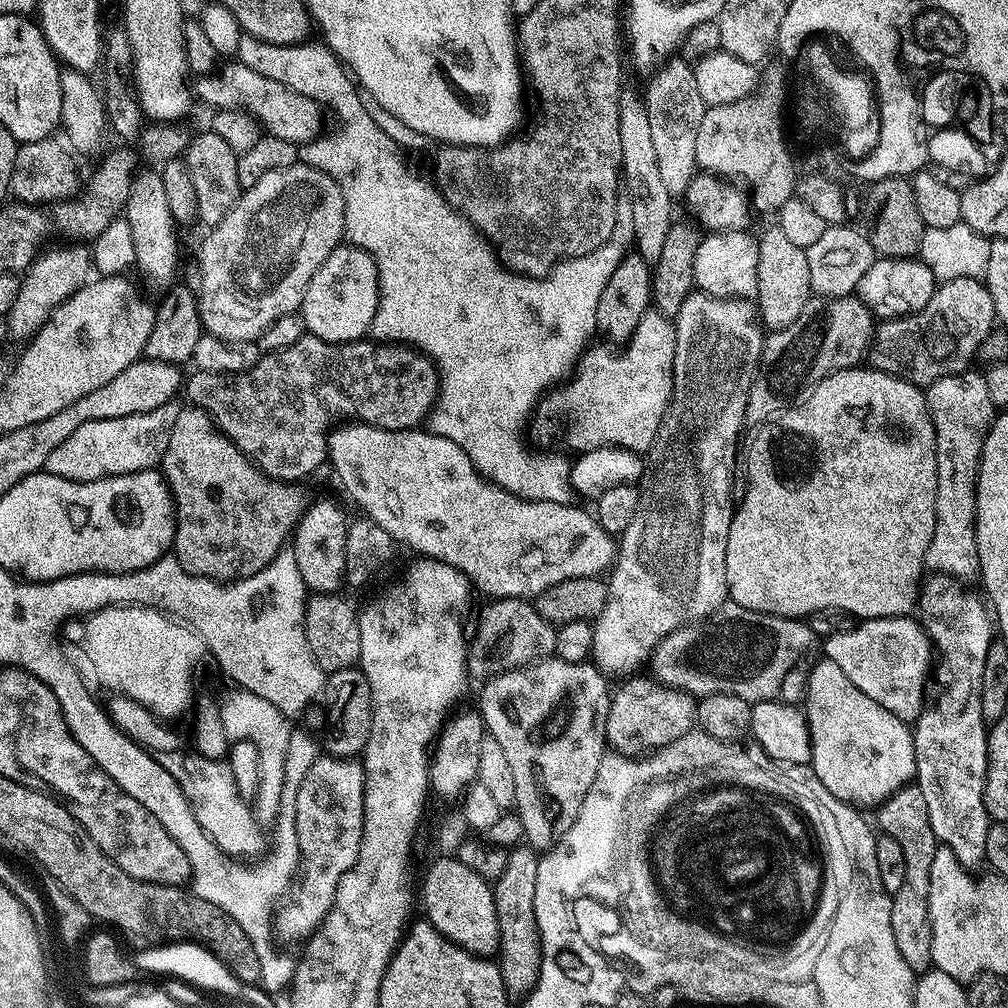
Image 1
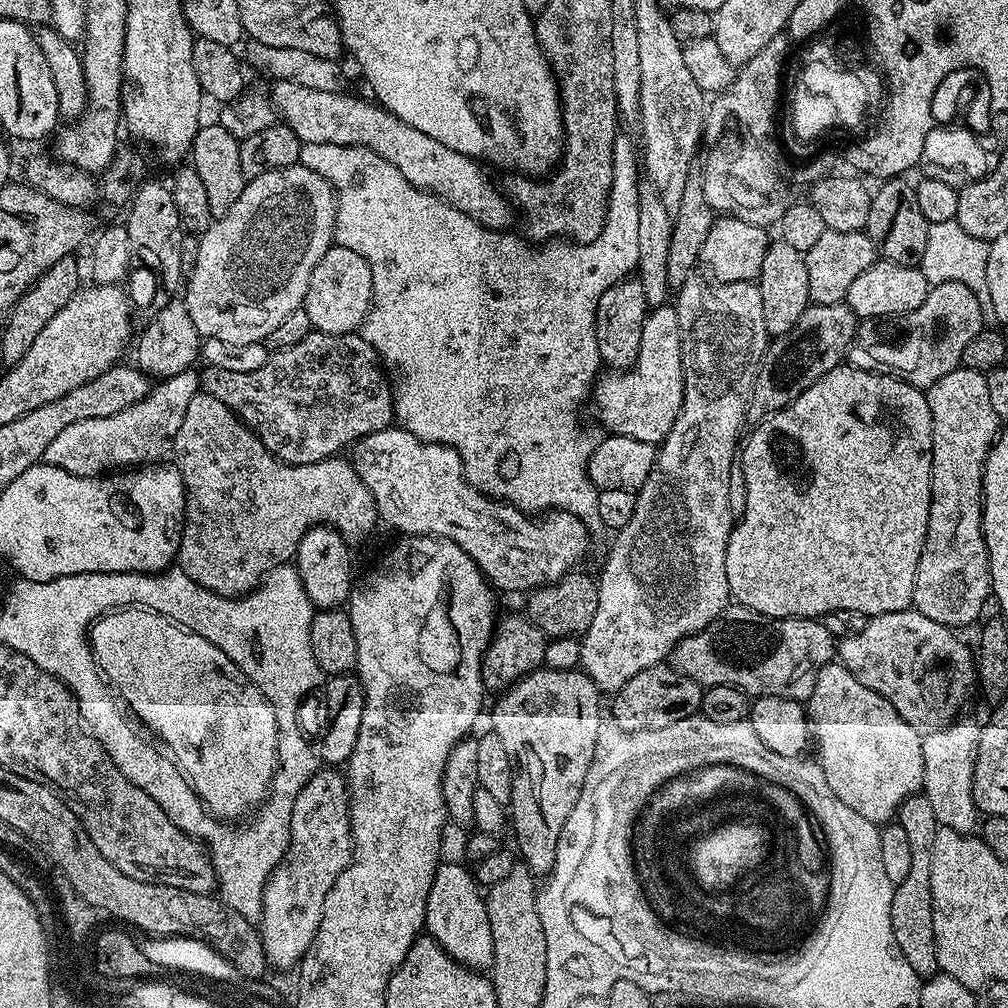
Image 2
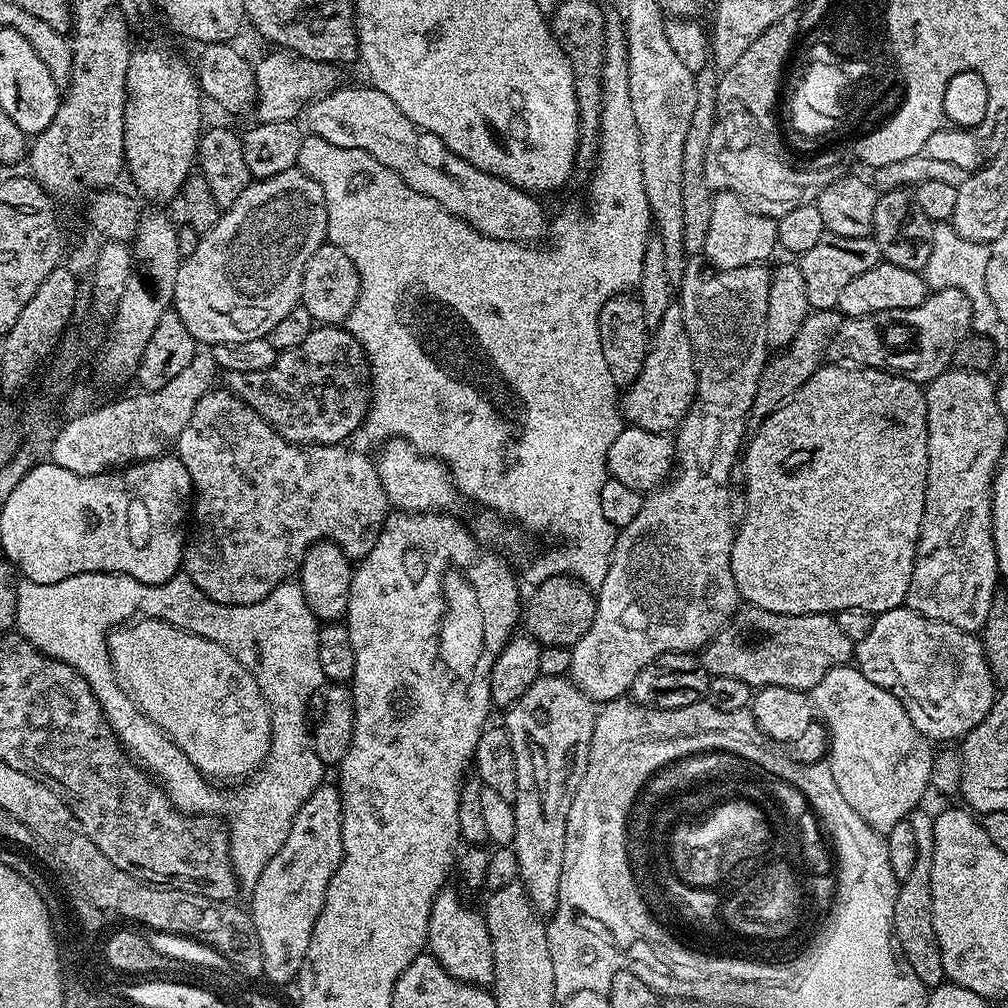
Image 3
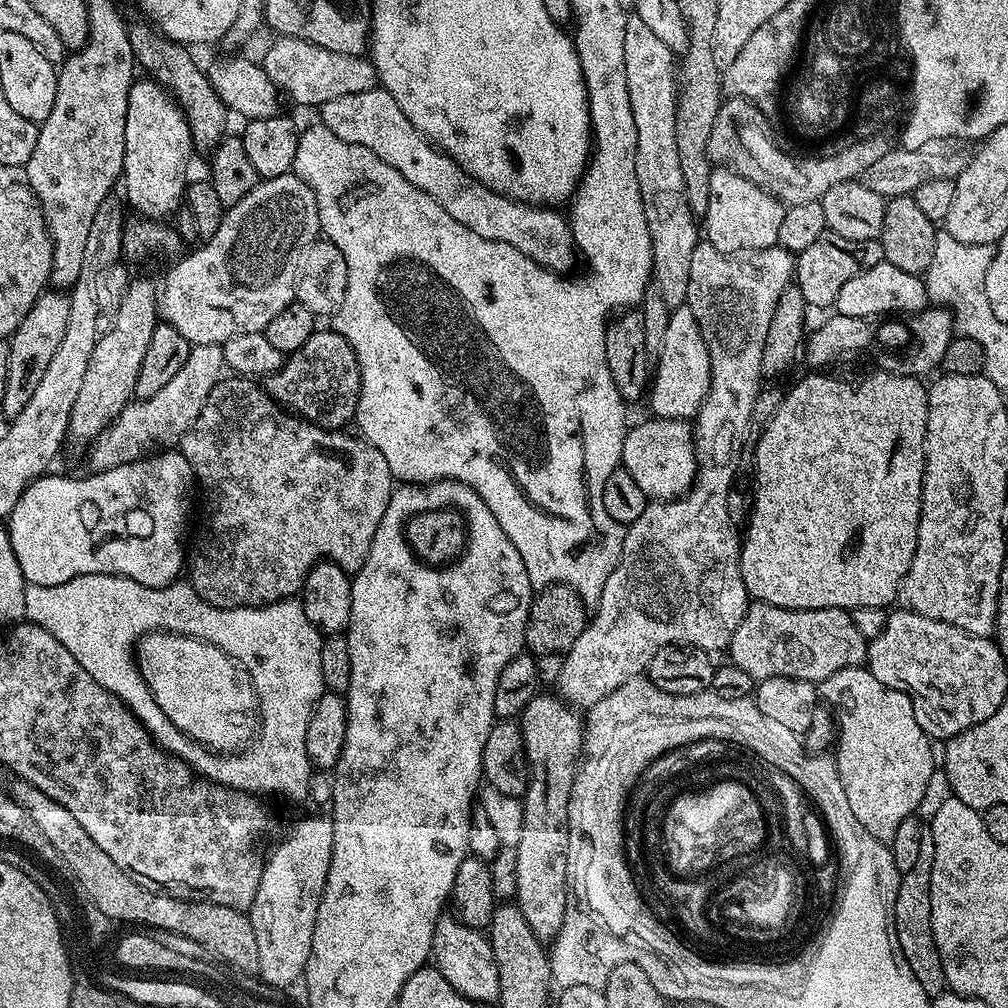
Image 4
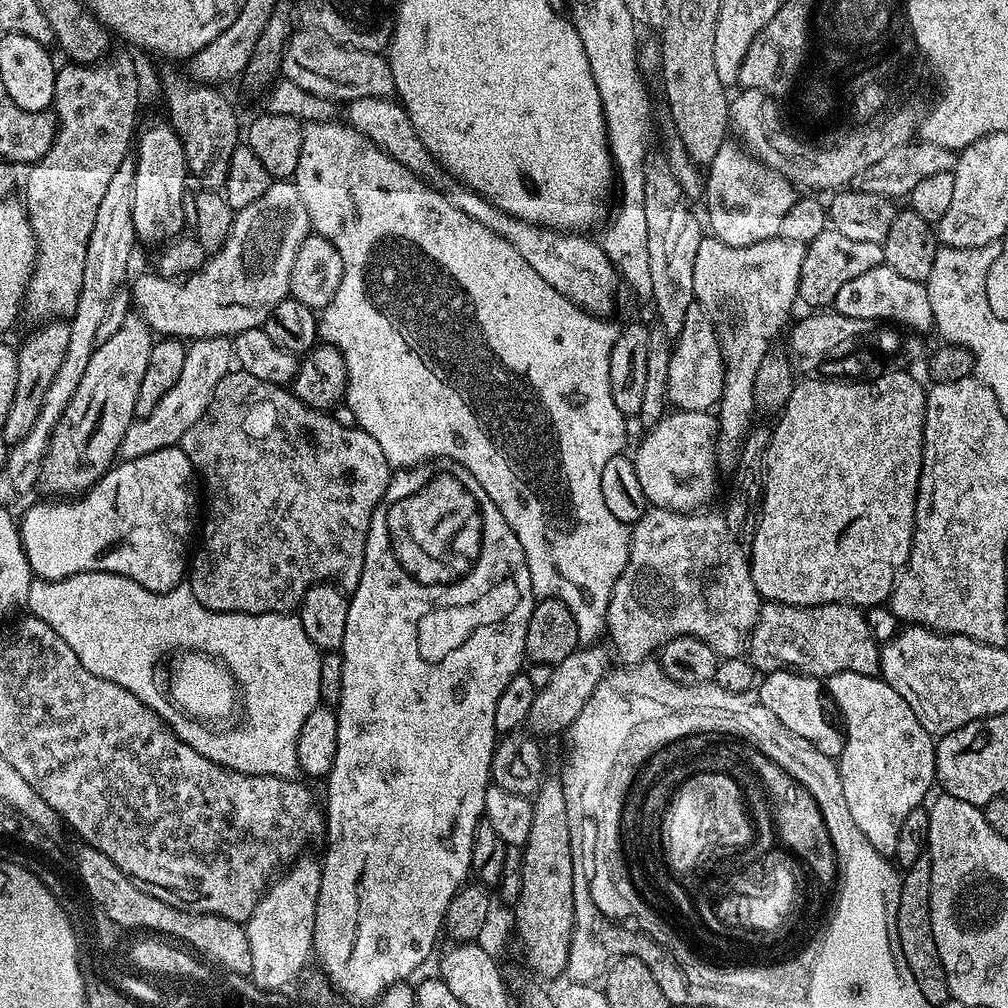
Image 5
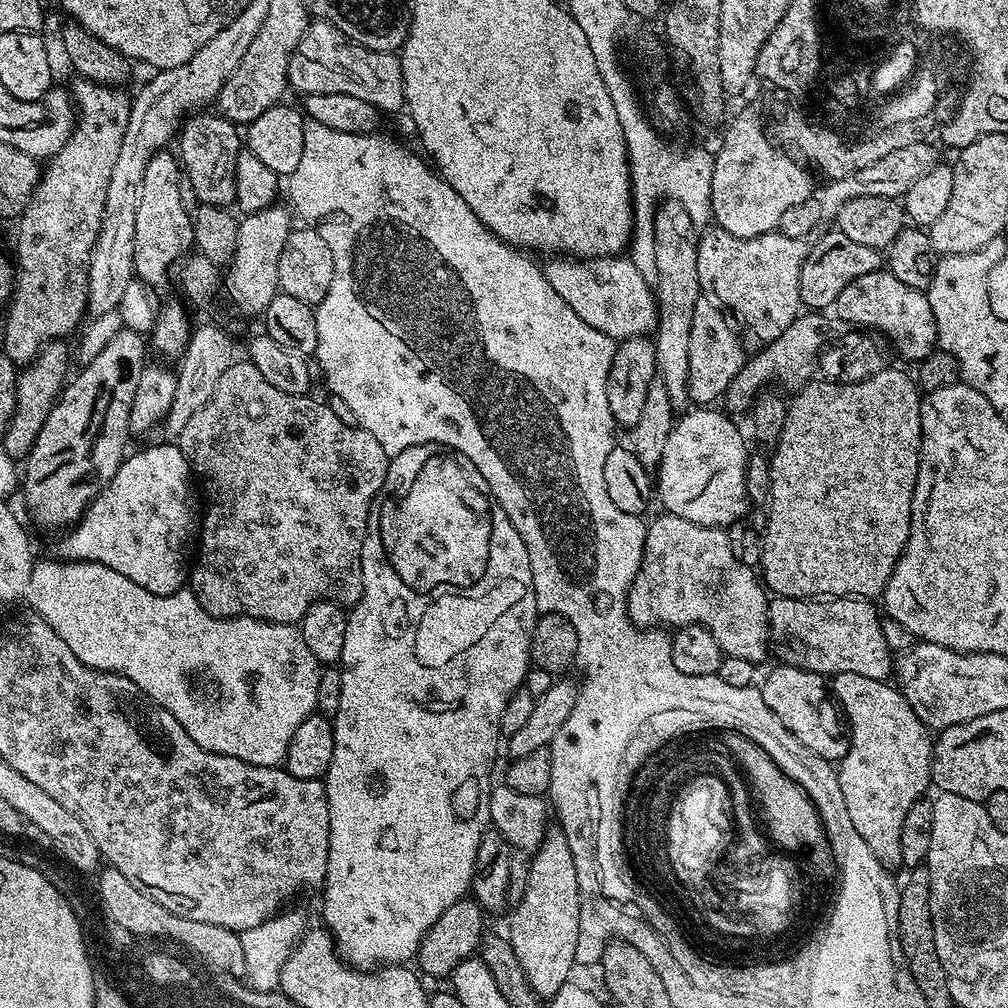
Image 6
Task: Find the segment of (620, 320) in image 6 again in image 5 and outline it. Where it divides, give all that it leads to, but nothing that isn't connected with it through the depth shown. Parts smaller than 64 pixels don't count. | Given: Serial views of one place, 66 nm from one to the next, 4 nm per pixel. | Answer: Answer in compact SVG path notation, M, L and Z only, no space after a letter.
M358 98L347 105L348 120L355 132L360 132L367 140L374 142L390 158L402 162L412 173L421 180L437 188L448 201L462 214L474 218L474 222L482 222L494 234L506 238L518 254L522 254L524 261L531 266L539 276L558 294L562 294L565 300L574 302L585 312L593 316L608 318L612 307L616 304L616 284L618 285L618 273L604 253L603 247L592 240L586 240L586 236L574 232L560 232L556 228L543 228L537 224L531 224L525 220L514 218L506 214L502 209L495 208L489 200L482 198L472 188L467 188L453 176L448 175L437 164L435 158L426 150L424 143L417 138L414 126L406 114L403 104L392 98Z

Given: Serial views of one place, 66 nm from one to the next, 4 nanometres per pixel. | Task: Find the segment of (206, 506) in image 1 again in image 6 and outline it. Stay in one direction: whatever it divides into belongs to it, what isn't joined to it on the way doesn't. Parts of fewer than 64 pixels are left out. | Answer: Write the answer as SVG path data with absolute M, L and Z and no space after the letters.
M247 358L237 359L222 374L218 386L214 386L214 394L210 394L210 402L182 426L178 437L178 447L188 459L193 477L204 487L204 496L208 499L208 509L202 512L202 527L198 532L198 556L200 561L190 568L190 591L195 594L205 610L211 616L249 616L255 620L265 620L275 624L299 625L300 620L319 600L333 600L341 606L355 606L362 598L362 546L364 535L368 529L368 511L372 499L380 492L382 482L386 478L389 457L382 450L378 438L362 427L352 427L338 418L331 406L323 399L312 400L311 395L295 396L286 394L286 390L278 390L278 386L270 386L258 366L254 366Z

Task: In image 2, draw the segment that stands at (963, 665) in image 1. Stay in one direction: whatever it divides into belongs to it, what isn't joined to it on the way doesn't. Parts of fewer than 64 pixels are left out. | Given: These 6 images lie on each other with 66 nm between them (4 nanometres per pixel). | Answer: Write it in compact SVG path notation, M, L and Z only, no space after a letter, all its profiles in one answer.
M957 719L953 723L944 725L943 728L929 731L923 737L924 787L922 792L928 797L930 806L934 806L937 825L953 828L955 832L972 834L978 828L978 809L972 793L972 779L981 725L964 719Z

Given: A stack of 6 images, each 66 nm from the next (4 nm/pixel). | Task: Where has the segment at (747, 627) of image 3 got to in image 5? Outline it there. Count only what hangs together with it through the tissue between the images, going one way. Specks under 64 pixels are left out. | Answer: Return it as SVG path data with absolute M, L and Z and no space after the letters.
M764 602L760 605L756 625L748 636L746 656L760 674L785 671L827 678L839 672L853 672L880 676L880 649L881 645L867 625L865 613L855 604L815 604L813 608L799 608Z

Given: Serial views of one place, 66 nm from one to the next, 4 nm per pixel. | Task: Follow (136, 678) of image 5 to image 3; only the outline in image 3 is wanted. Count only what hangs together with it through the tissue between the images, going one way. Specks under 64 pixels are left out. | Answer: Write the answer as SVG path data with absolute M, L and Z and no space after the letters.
M87 572L53 584L35 584L25 579L17 583L15 631L40 652L66 662L74 670L78 670L82 678L86 678L86 682L98 698L100 708L108 717L108 724L116 731L116 736L128 755L159 781L172 805L185 814L204 814L209 811L208 799L212 796L213 785L203 772L192 765L190 758L186 758L184 751L140 711L128 689L116 676L108 653L109 632L139 616L165 620L210 642L218 642L218 646L230 650L230 654L234 654L234 658L238 658L238 662L242 662L242 666L250 670L250 674L262 690L264 700L268 703L268 711L272 714L272 745L266 764L268 772L257 771L251 779L239 785L240 793L236 796L236 829L233 827L228 837L228 849L232 855L232 868L236 872L237 881L245 886L254 885L258 882L262 870L266 870L266 862L270 862L270 858L274 858L274 854L282 850L290 834L290 826L294 826L294 818L306 802L306 798L310 798L310 794L314 794L314 790L326 780L326 765L314 750L310 724L307 724L308 703L311 702L312 695L316 691L317 695L326 684L322 674L322 662L318 662L318 634L321 625L310 606L306 606L306 598L296 582L280 584L270 595L262 598L262 602L246 606L214 602L214 598L202 594L202 590L194 586L191 578L183 574L173 576L165 584L143 584L129 576L119 576L117 572Z

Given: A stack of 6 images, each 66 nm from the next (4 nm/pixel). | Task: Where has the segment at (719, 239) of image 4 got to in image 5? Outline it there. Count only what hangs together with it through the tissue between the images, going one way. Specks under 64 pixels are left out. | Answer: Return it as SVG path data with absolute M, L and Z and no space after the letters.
M726 142L718 150L718 154L714 154L714 158L706 166L706 179L702 184L702 200L708 203L708 220L706 216L706 224L710 227L711 235L717 236L722 242L726 242L726 246L754 246L754 242L766 242L767 240L775 240L778 237L778 225L782 223L782 218L786 214L786 210L790 210L790 206L794 206L794 202L798 199L797 189L785 180L783 176L776 175L771 168L767 168L761 160L757 160L751 152L745 150L739 143Z

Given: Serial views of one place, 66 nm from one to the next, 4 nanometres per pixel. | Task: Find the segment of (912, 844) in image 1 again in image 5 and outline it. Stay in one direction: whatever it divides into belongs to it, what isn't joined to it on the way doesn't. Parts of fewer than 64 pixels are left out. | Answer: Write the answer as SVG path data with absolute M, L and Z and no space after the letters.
M926 854L920 856L918 862L914 862L914 866L903 869L896 929L898 946L902 946L906 966L910 966L910 974L914 974L918 990L922 990L926 1002L933 1006L947 1005L950 993L946 982L946 970L942 966L942 958L938 958L938 946L934 943L934 926L930 926L930 858Z

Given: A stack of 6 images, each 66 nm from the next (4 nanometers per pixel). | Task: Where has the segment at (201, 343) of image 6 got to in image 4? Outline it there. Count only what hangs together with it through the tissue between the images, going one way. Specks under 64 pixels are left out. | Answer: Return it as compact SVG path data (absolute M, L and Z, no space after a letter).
M197 344L190 350L190 358L182 365L182 370L174 374L173 380L154 398L145 400L136 398L116 415L109 428L98 439L92 441L88 452L89 469L92 472L105 472L114 466L129 464L142 460L157 452L171 449L179 445L181 438L190 430L190 426L202 414L202 406L206 406L206 398L210 398L210 390L225 375L224 349L219 344Z

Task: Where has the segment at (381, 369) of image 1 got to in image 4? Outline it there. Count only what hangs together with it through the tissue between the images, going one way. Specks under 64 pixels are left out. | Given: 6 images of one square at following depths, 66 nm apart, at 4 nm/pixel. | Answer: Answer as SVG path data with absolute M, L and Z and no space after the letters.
M317 330L298 350L287 353L284 365L263 377L262 387L281 408L323 428L343 429L353 423L360 397L360 363L346 338L335 330Z

